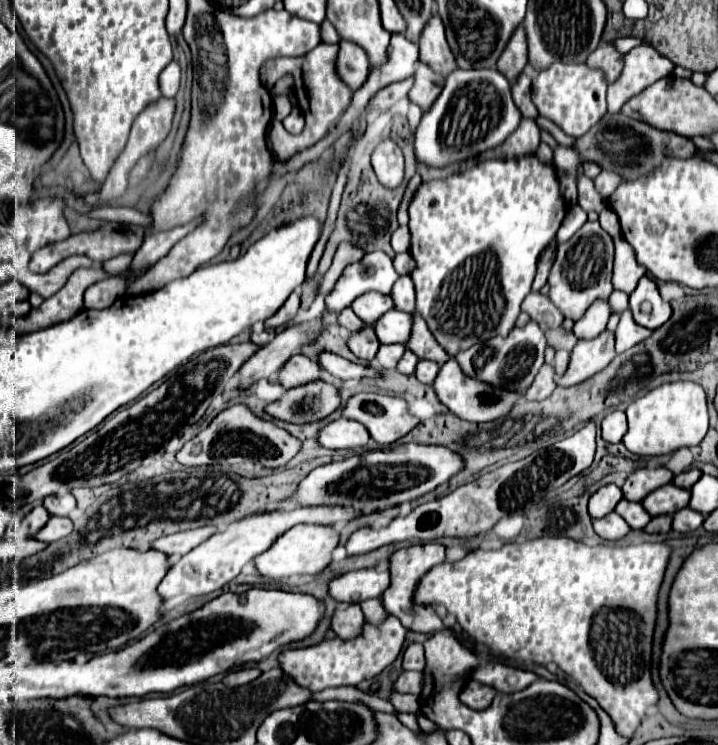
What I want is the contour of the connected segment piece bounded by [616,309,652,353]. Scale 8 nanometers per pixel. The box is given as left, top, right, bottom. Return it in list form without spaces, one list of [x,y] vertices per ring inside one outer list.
[[[626,309],[622,313],[622,319],[618,323],[618,329],[616,329],[616,353],[624,353],[628,351],[630,347],[642,343],[644,339],[648,339],[652,335],[650,329],[638,325],[632,317],[632,311]]]

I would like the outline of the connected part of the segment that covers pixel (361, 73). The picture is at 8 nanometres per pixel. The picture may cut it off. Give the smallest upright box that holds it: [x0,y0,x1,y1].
[338,41,370,89]

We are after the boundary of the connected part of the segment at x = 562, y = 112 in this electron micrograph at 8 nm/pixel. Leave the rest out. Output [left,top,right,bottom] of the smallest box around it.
[532,63,608,137]

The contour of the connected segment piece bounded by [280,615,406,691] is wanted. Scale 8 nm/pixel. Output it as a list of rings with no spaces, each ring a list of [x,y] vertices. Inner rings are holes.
[[[392,615],[386,619],[380,627],[372,627],[370,623],[364,625],[364,633],[356,639],[342,641],[342,639],[326,639],[314,647],[304,649],[286,649],[280,655],[282,669],[290,673],[298,683],[306,685],[308,689],[322,691],[326,687],[342,687],[342,685],[358,685],[364,679],[376,677],[380,671],[384,671],[394,659],[398,657],[402,643],[404,643],[404,627],[402,623]]]

